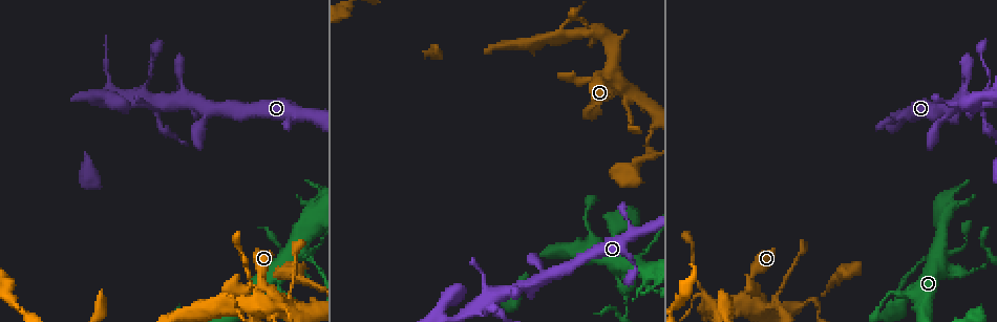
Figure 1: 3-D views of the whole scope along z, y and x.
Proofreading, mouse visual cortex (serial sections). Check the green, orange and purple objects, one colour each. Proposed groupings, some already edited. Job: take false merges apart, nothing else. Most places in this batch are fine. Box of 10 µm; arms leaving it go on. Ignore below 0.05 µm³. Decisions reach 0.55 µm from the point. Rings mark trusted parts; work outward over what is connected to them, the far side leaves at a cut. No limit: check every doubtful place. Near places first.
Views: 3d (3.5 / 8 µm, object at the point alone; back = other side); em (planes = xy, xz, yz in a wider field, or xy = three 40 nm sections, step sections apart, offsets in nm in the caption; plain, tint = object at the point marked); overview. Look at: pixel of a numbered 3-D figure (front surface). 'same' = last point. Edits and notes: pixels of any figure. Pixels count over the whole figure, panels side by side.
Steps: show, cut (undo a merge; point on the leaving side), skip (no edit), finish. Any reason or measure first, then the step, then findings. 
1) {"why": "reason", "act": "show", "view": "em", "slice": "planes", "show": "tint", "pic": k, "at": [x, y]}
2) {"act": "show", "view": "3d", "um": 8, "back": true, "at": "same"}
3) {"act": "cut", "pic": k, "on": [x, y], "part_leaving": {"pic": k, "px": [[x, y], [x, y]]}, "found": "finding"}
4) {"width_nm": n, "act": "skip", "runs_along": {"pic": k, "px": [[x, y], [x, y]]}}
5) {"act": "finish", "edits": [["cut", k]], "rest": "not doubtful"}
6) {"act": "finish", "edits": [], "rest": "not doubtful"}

{"why": "a narrow waist", "act": "show", "view": "3d", "um": 3.5, "pic": 1, "at": [981, 266]}

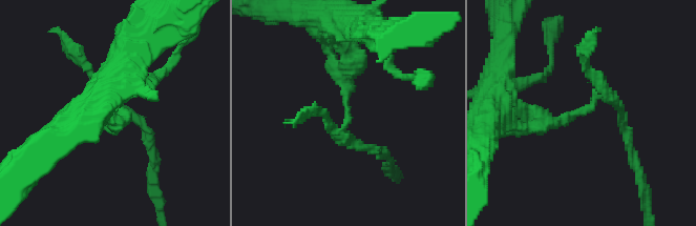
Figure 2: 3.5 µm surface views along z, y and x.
{"act": "show", "view": "em", "slice": "xy", "step": 2, "show": "tint", "pic": 2, "at": [346, 106]}

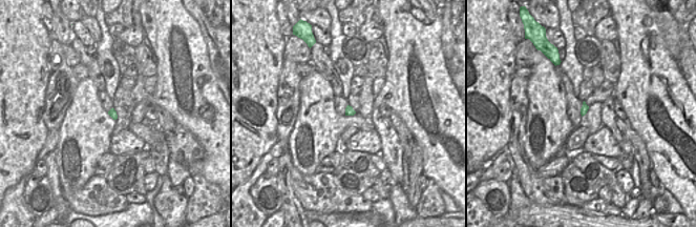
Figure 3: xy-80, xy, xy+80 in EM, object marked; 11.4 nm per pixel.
{"width_nm": 100, "act": "cut", "pic": 2, "on": [588, 109], "part_leaving": {"pic": 2, "px": [[551, 122], [605, 96], [589, 69]]}, "found": "two cells meet here"}

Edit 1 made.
{"why": "redraw", "act": "show", "view": "overview"}

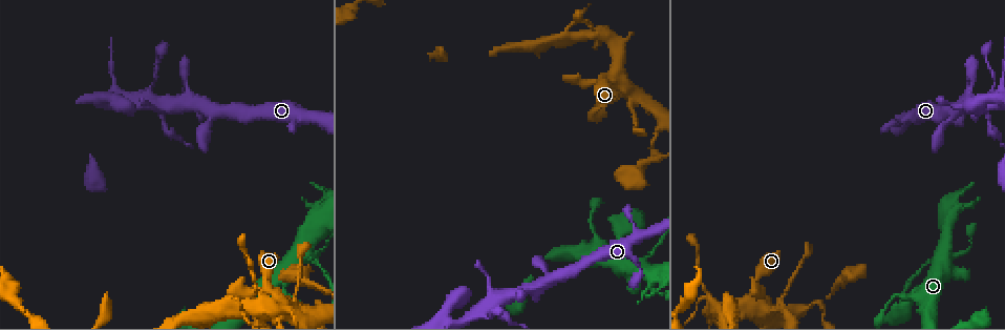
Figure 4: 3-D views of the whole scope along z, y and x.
{"why": "arms run side by side", "act": "show", "view": "3d", "um": 3.5, "pic": 4, "at": [612, 74]}

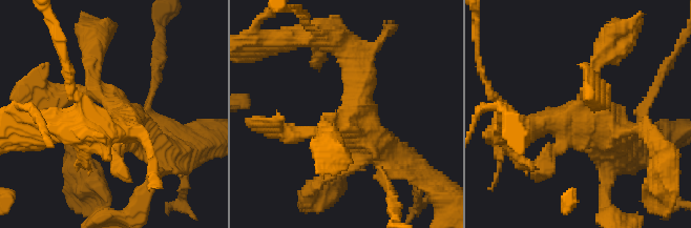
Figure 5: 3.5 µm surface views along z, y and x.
{"act": "show", "view": "em", "slice": "xy", "step": 1, "show": "tint", "pic": 5, "at": [112, 102]}

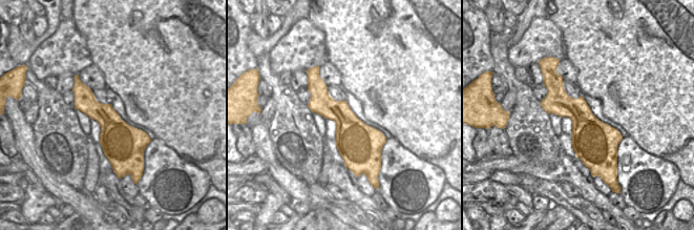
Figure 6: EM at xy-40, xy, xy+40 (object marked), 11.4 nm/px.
{"act": "skip", "runs_along": {"pic": 5, "px": [[613, 45], [572, 120], [529, 129]]}, "found": "one cell here"}

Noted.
{"why": "sudden change in width", "act": "show", "view": "3d", "um": 8, "pic": 4, "at": [228, 296]}

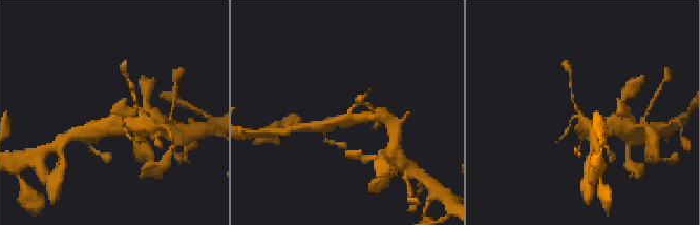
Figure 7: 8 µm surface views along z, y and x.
{"act": "show", "view": "em", "slice": "xy", "step": 5, "show": "tint", "at": "same"}

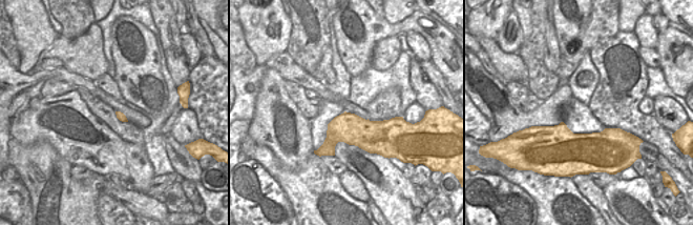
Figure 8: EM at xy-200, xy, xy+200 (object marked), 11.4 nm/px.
{"arm_widths_nm": [100, 350, 350], "act": "skip", "found": "all the same cell"}

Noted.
{"act": "finish", "edits": [["cut", 2]], "rest": "not doubtful"}

